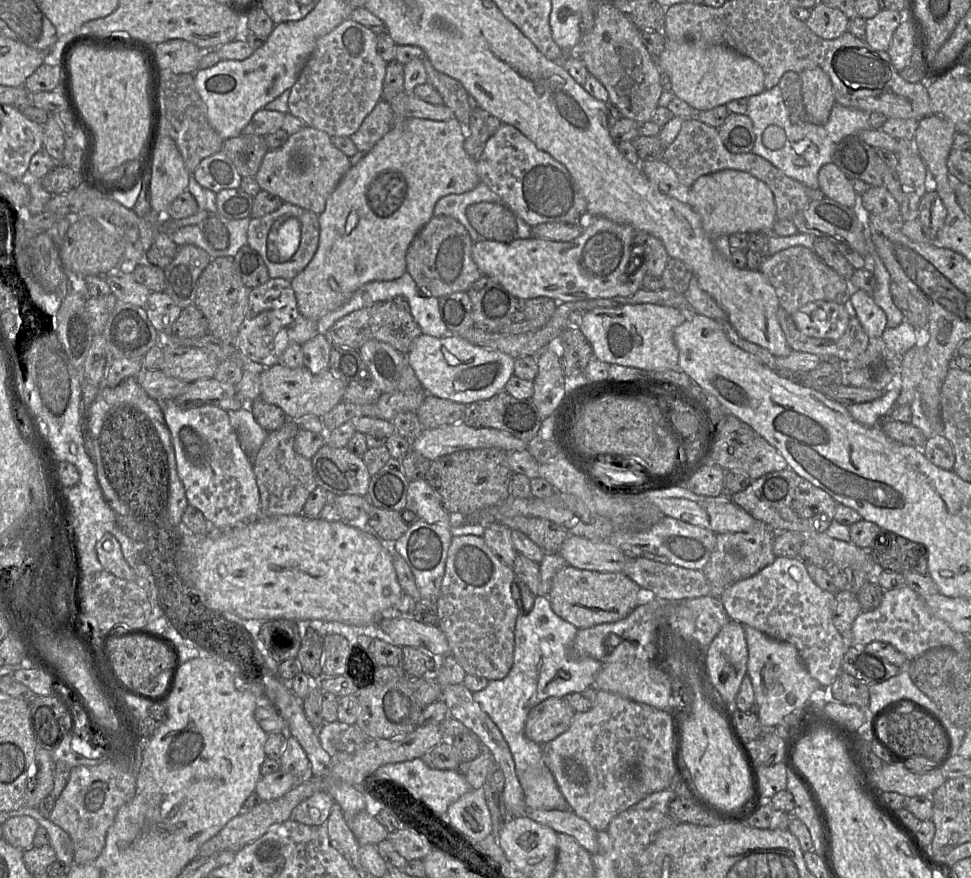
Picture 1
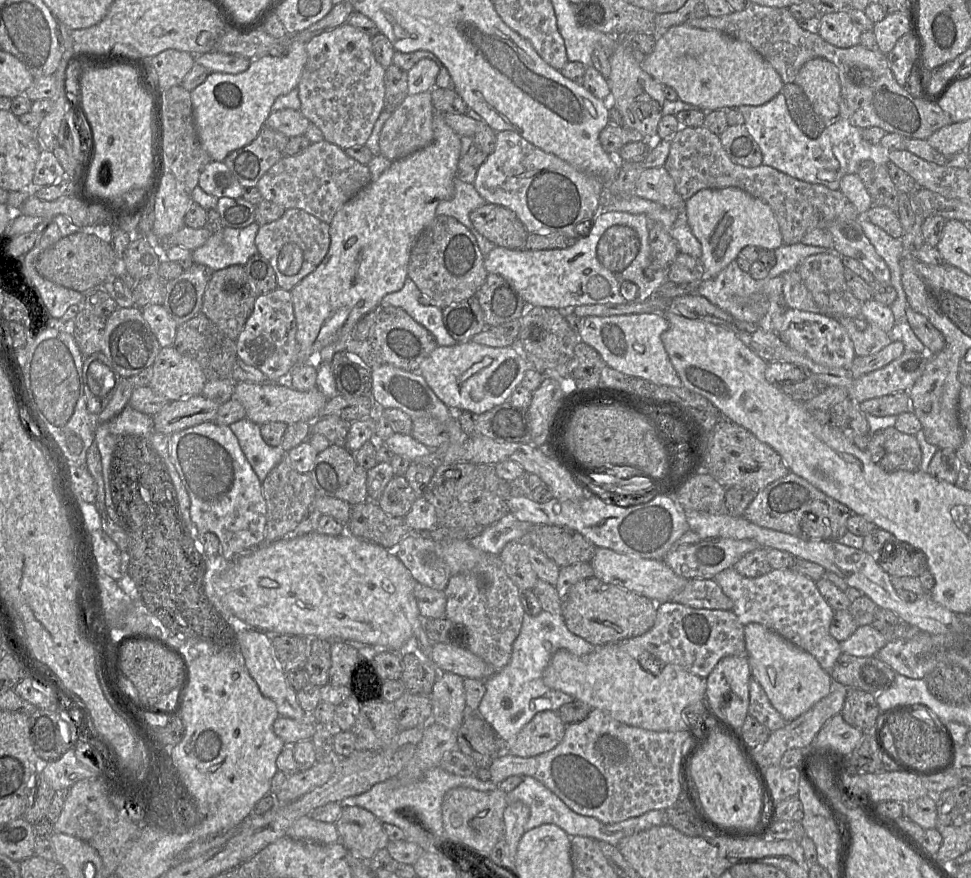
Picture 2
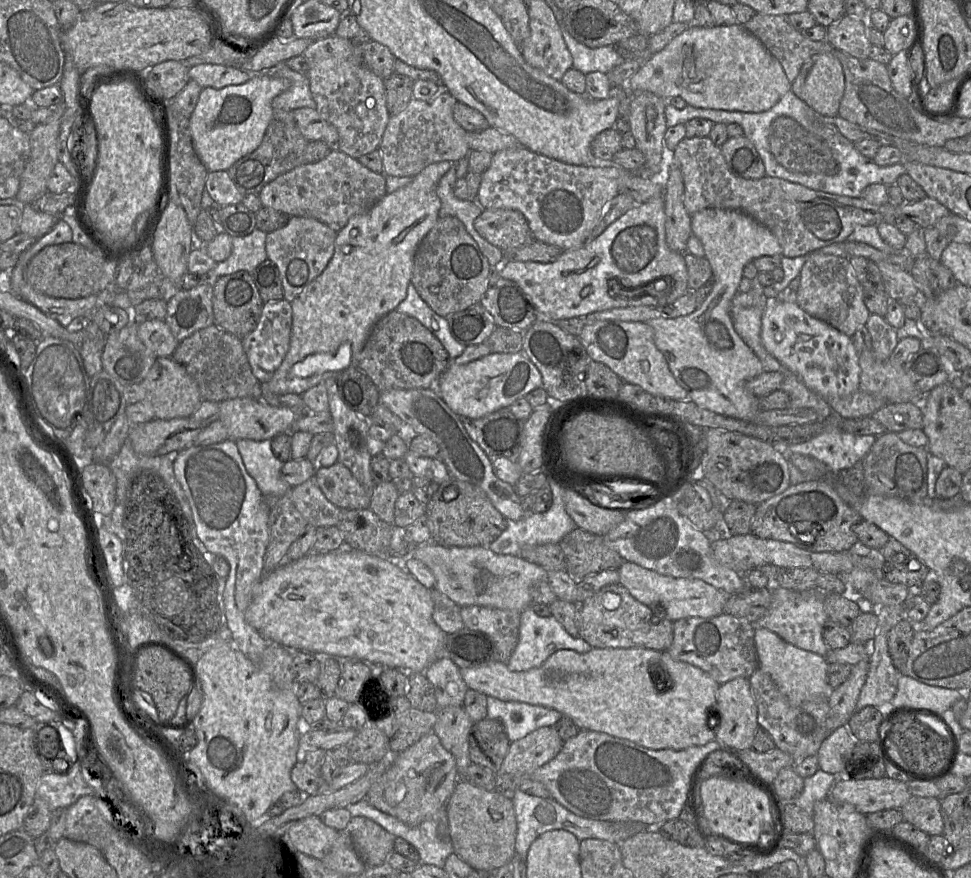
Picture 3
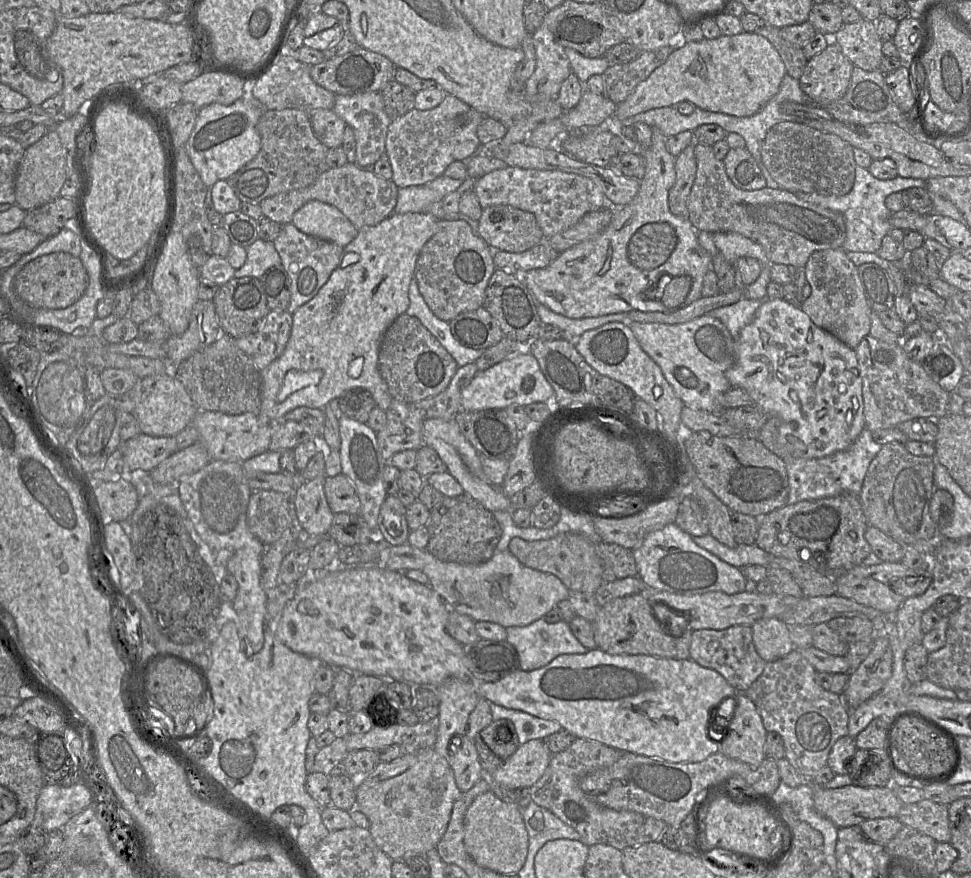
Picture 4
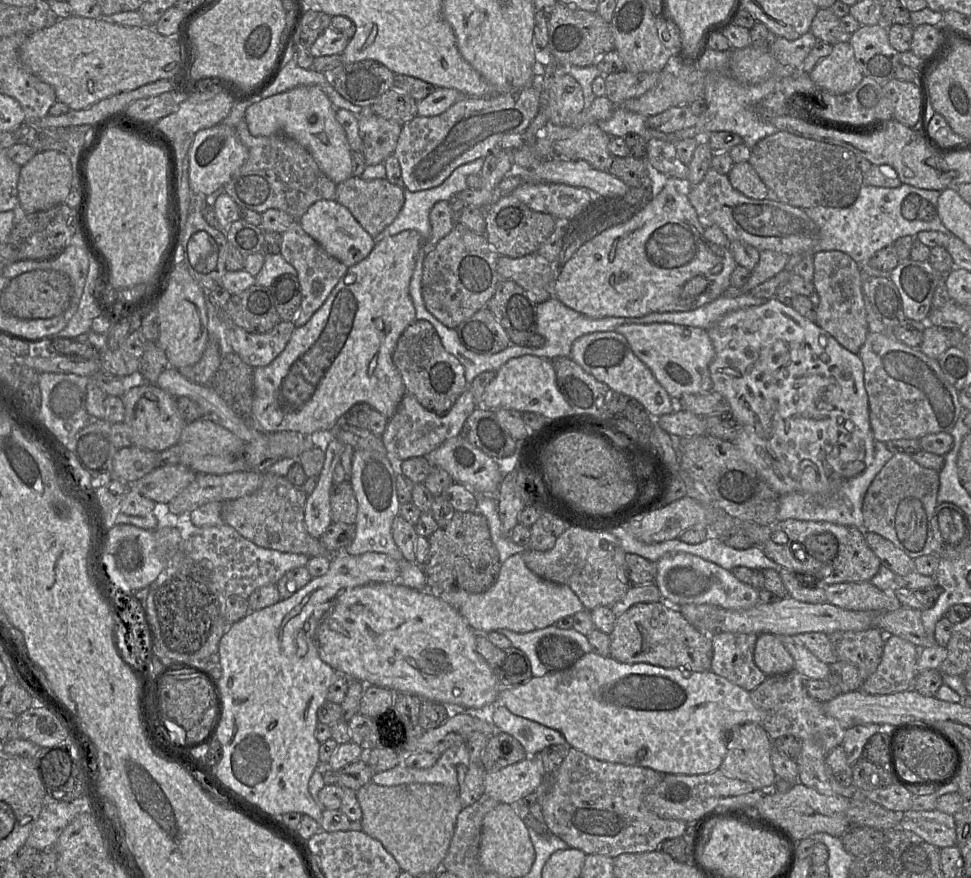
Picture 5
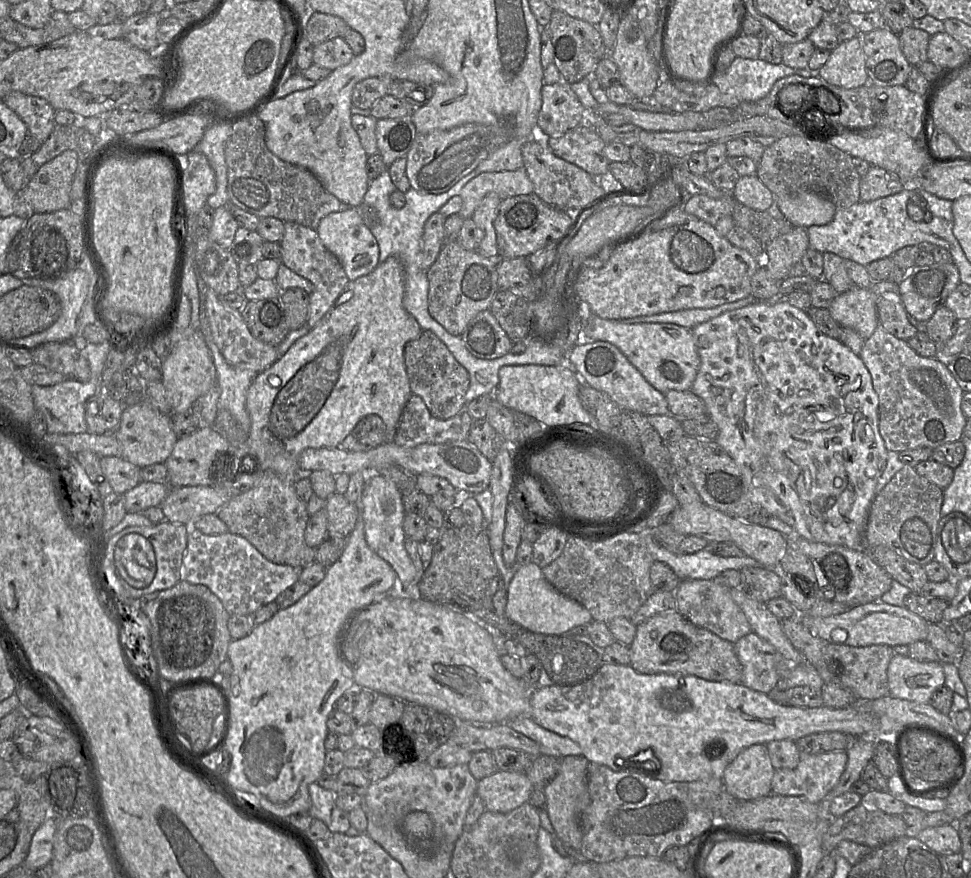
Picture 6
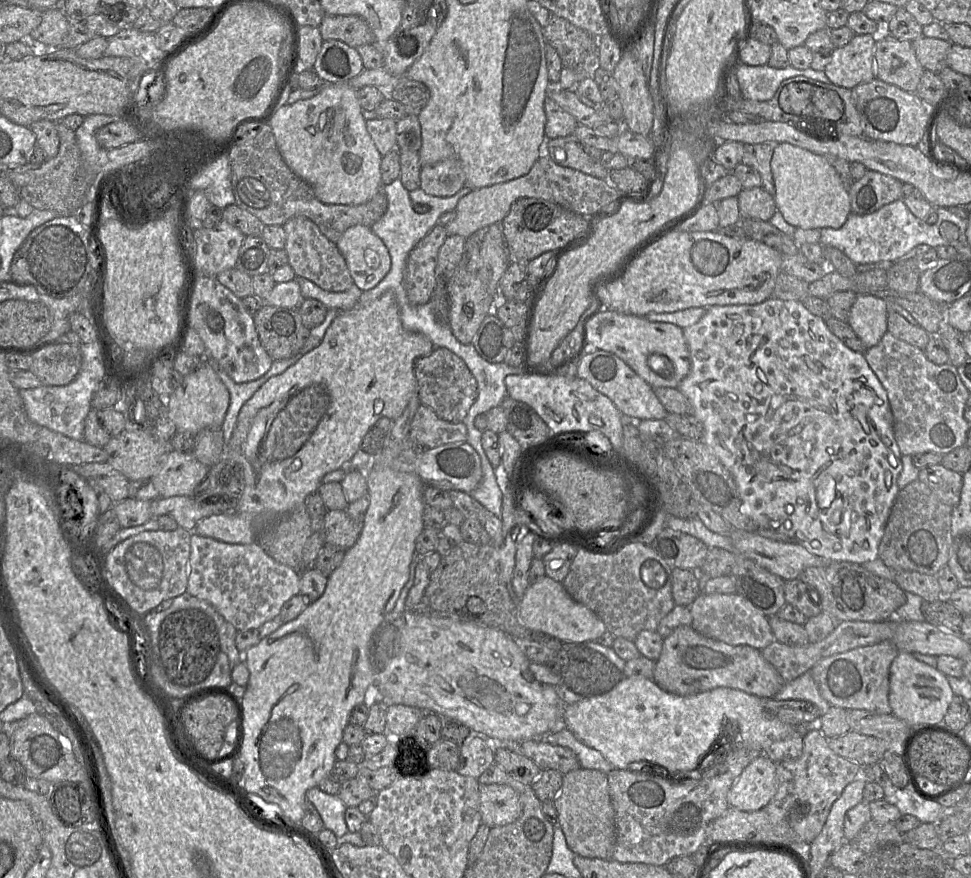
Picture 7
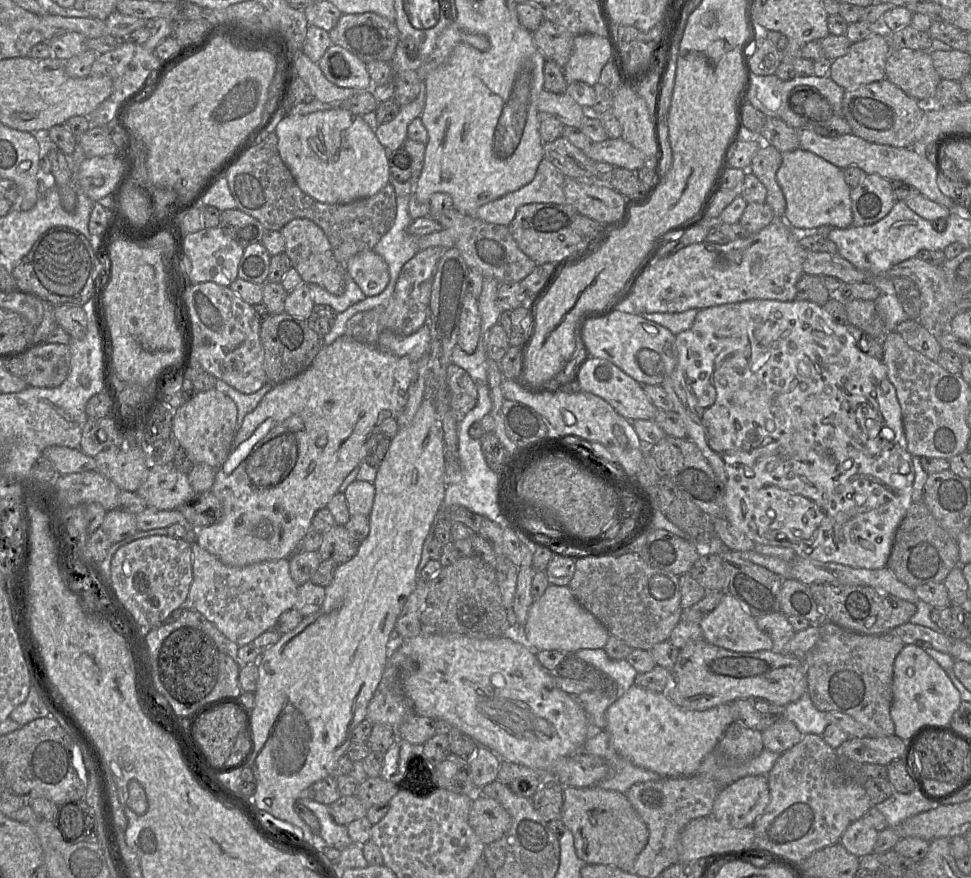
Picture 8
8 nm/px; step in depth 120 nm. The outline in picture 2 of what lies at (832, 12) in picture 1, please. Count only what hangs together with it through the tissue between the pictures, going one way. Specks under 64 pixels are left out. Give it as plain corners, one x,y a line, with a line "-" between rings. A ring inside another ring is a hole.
846,11
820,16
818,35
836,47
849,48
860,44
861,33

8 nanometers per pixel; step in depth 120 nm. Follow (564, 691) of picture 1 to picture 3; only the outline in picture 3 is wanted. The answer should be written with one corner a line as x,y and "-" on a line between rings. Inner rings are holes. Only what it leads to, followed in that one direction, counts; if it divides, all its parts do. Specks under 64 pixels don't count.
527,607
521,612
519,640
507,665
512,671
527,671
541,666
550,655
561,649
587,653
592,647
581,637
571,636
553,616
540,617
-
487,696
487,718
502,722
511,743
538,728
556,725
561,717
559,711
545,706

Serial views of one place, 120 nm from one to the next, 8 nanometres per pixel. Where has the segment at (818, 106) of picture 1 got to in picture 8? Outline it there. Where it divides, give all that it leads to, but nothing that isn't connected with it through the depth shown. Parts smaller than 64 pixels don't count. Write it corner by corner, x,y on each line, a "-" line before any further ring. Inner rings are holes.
873,33
870,37
853,43
845,55
832,61
830,78
845,91
886,79
886,60
891,50
886,37

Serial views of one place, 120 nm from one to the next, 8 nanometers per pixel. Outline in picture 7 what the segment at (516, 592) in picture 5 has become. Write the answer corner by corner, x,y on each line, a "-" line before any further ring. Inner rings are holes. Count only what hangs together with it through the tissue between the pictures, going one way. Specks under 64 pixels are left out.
546,575
528,586
517,605
516,618
524,627
561,642
595,641
607,631
604,622
598,615
585,605
576,602
562,583
554,581

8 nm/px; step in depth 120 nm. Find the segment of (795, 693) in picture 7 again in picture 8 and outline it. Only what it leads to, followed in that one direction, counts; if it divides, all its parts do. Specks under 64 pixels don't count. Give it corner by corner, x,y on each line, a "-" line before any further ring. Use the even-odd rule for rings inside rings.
808,692
785,708
786,719
795,724
802,736
806,734
823,735
828,725
827,713
815,708

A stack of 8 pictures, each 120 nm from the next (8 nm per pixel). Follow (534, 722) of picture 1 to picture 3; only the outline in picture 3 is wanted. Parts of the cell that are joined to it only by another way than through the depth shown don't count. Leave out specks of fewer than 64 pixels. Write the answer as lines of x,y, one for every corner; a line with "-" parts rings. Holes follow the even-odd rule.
554,726
541,727
510,743
500,775
529,775
545,765
562,748
563,740

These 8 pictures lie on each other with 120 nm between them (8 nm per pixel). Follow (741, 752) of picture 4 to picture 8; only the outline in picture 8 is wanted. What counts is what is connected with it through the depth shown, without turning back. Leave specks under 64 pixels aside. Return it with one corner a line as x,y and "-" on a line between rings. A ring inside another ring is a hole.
750,775
722,786
711,816
733,828
752,826
769,804
767,775

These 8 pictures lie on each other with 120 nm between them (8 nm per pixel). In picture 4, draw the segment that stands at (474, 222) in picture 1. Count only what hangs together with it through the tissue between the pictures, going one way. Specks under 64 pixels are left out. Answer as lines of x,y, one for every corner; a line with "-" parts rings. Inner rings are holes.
506,205
482,210
477,234
493,251
520,253
544,241
532,213

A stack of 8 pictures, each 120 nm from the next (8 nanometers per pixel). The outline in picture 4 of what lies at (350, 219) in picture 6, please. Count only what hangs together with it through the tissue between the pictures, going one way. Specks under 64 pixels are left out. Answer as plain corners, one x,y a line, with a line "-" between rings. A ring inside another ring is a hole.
318,200
303,205
294,214
292,223
301,232
342,248
352,242
359,231
339,209

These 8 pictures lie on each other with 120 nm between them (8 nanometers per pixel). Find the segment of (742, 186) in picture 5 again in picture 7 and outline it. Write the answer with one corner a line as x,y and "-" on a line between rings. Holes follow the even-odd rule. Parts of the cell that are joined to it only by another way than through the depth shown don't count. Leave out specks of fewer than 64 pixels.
762,187
742,189
737,196
741,216
768,222
776,211
774,197

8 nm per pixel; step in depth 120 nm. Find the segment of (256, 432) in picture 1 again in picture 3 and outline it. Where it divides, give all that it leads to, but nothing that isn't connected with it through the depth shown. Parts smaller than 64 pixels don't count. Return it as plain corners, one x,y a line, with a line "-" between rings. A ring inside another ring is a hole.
239,439
235,442
247,472
263,496
282,496
292,489
283,479
283,462
274,456
270,440

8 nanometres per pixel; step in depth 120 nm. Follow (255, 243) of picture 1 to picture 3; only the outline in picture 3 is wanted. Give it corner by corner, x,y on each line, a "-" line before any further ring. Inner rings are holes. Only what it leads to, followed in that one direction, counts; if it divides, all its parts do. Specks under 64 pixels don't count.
292,216
287,224
266,235
266,253
280,273
284,299
292,301
327,267
335,251
337,232
309,216

